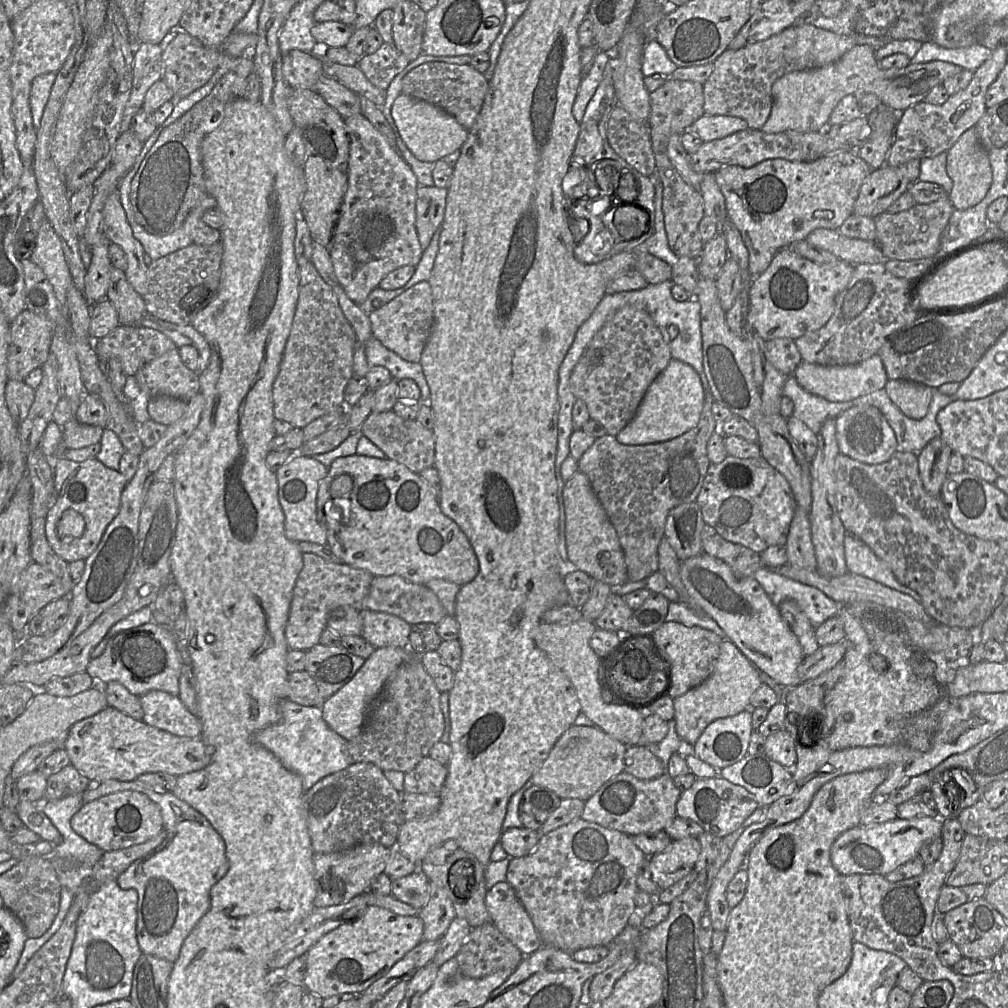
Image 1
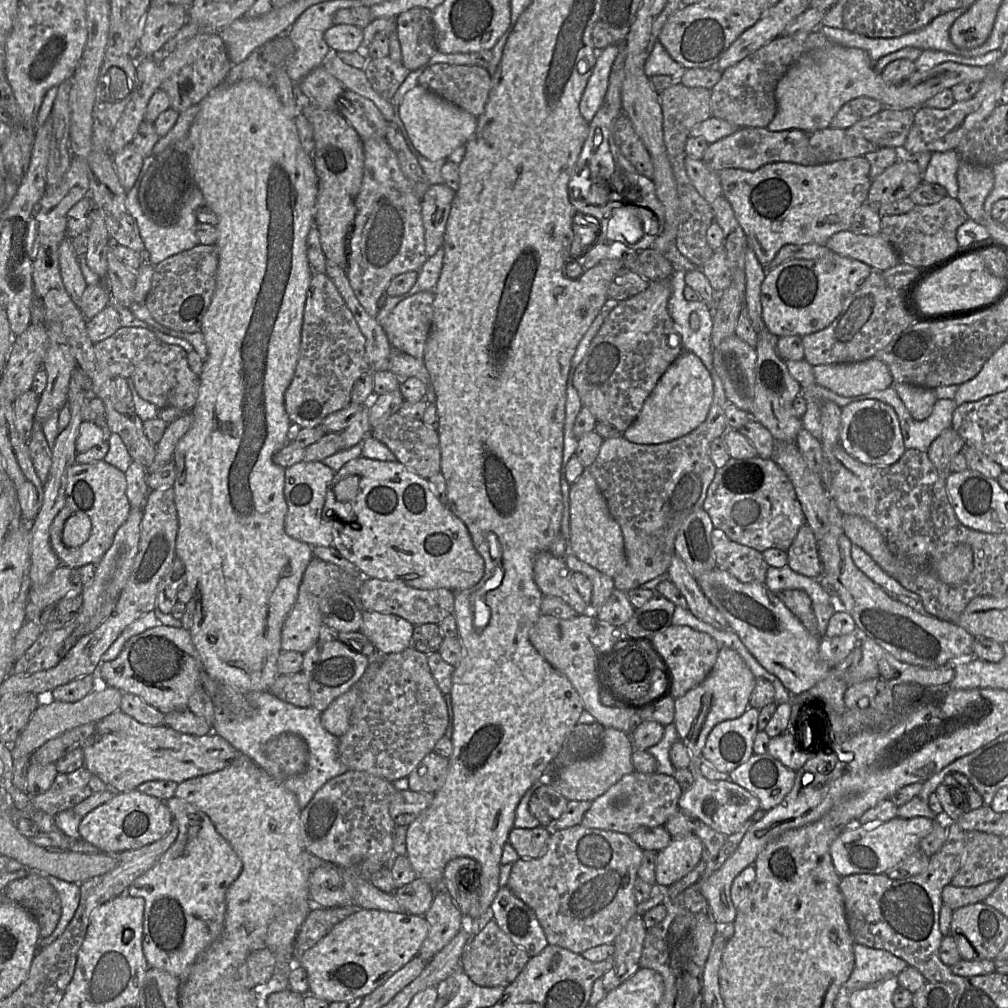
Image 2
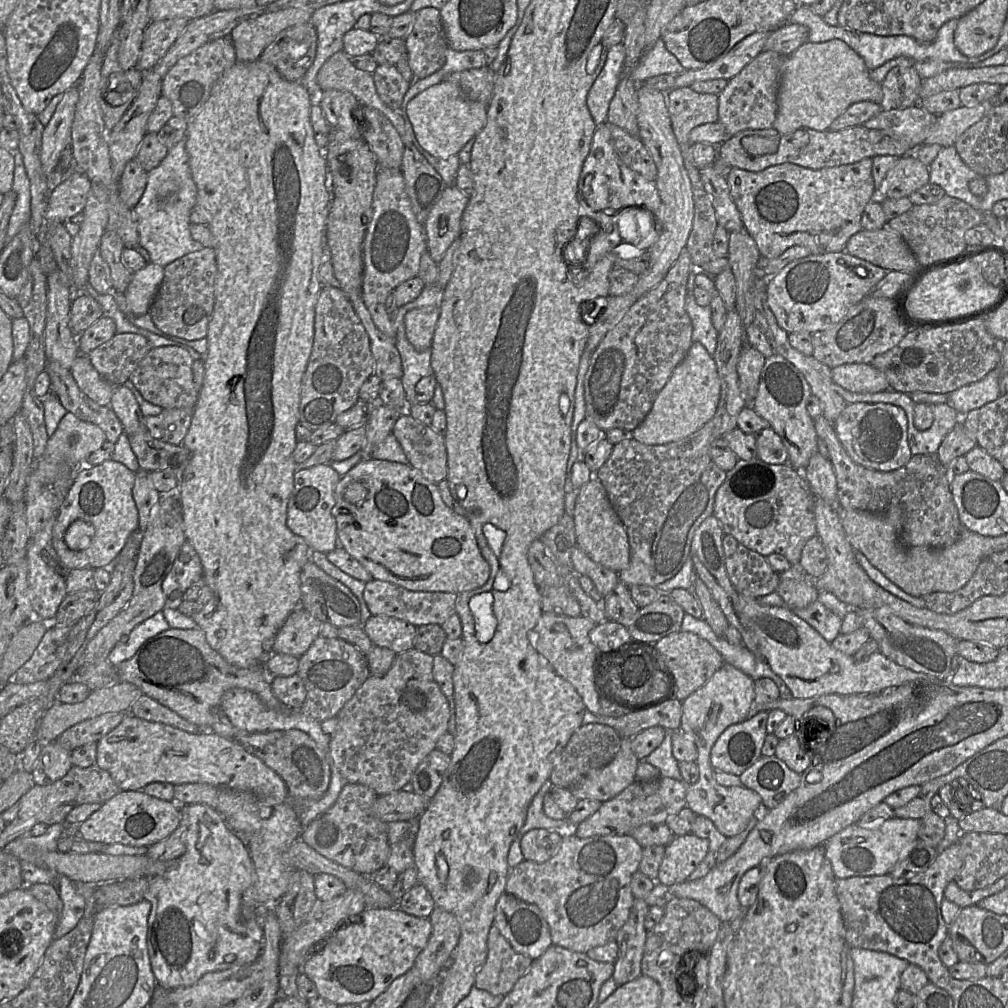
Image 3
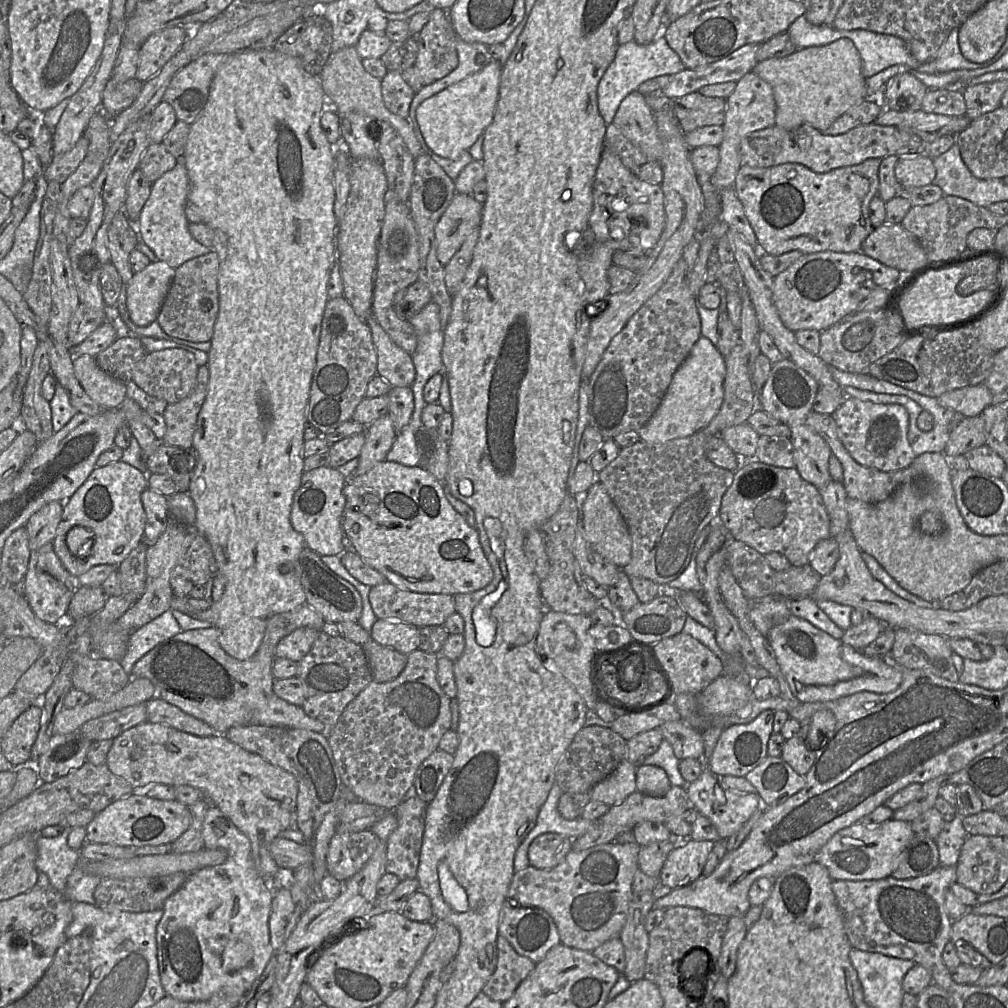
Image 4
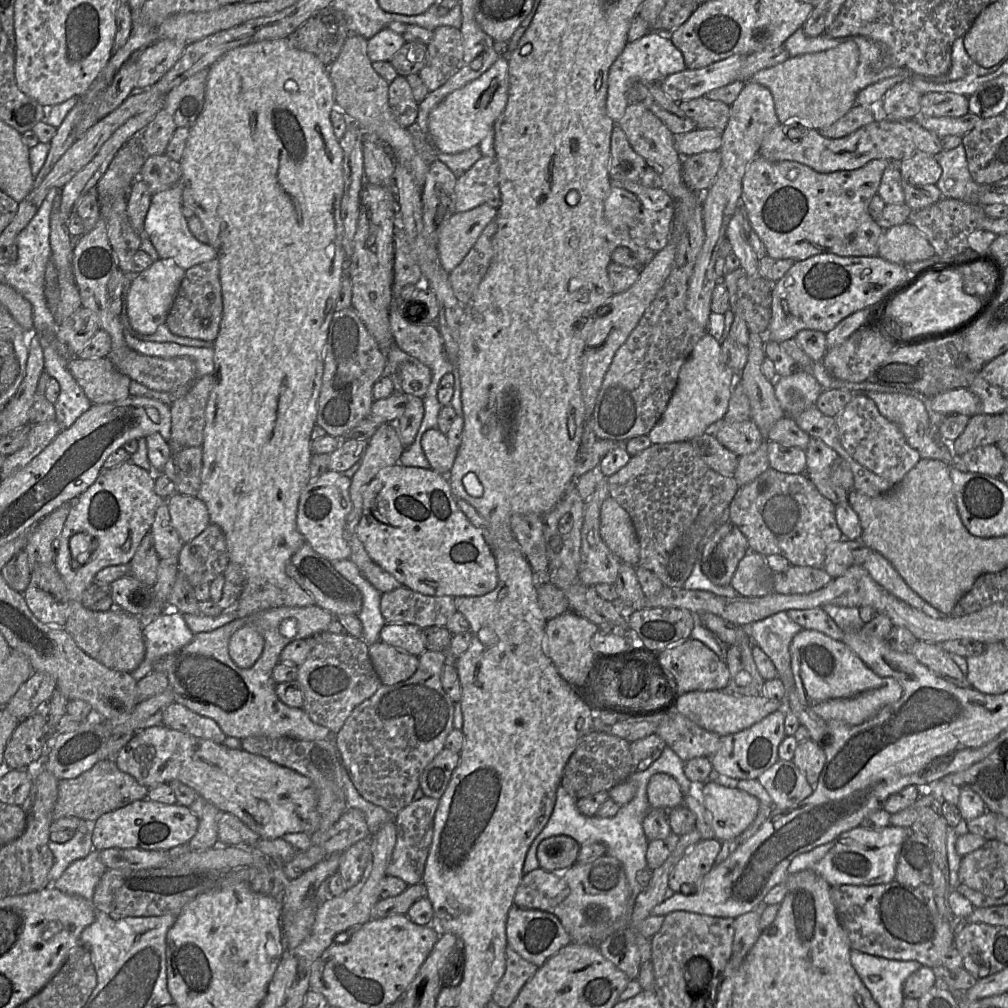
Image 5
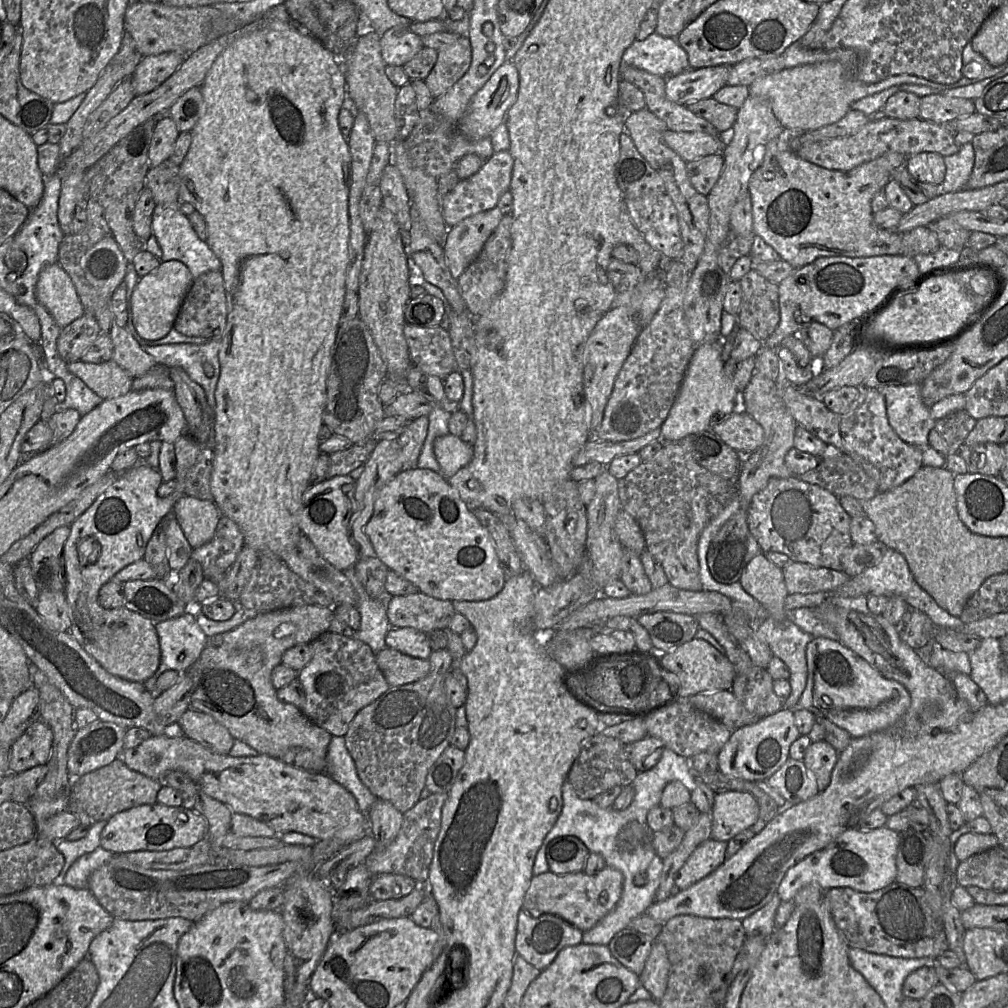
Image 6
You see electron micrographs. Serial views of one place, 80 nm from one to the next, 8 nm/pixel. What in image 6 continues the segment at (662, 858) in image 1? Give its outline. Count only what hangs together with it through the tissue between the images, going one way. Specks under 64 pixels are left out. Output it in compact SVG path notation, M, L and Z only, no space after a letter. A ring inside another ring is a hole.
M710 838L700 844L675 876L675 885L685 890L705 878L727 859L727 842Z

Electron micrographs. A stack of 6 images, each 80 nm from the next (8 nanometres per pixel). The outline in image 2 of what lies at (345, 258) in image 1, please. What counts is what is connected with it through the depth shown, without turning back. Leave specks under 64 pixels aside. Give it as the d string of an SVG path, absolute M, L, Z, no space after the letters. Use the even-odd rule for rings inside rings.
M384 138L363 140L363 150L363 178L355 199L356 215L348 239L345 272L362 307L376 318L378 300L386 294L391 280L405 272L418 272L428 257L425 254L421 201L401 170L395 152Z

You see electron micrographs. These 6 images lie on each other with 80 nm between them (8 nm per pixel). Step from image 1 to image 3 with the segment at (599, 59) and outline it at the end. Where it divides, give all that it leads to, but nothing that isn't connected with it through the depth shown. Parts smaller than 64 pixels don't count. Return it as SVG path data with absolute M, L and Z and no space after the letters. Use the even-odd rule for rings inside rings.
M622 43L608 48L603 69L587 95L587 106L597 125L608 122L610 102L624 74L625 47Z

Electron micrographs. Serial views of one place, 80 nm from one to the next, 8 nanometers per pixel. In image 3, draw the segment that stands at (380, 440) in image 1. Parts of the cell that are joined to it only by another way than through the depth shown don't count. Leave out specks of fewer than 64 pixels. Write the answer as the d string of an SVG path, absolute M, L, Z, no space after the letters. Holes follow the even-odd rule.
M407 412L397 419L391 433L401 445L408 464L438 484L447 476L447 453L443 435Z

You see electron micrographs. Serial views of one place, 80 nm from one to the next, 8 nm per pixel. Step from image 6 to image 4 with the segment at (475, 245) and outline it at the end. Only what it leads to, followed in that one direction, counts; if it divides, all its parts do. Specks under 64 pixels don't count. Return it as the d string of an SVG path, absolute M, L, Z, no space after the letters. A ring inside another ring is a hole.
M456 193L435 226L436 252L445 266L466 238L479 228L483 204L471 194Z

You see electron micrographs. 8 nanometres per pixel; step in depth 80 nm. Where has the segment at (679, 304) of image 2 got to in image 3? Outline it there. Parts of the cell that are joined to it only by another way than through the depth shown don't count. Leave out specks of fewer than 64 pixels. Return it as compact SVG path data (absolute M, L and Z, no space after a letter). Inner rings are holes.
M688 292L685 301L685 310L693 326L692 341L701 343L706 348L707 352L713 356L717 346L718 332L712 323L710 305L698 305L695 302L693 294Z

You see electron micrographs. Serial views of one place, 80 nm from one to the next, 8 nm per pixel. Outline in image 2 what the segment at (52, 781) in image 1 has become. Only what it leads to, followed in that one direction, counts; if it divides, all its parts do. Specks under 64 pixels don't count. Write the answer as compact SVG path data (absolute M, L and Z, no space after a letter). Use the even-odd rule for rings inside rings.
M81 767L72 772L58 773L47 791L30 797L30 800L34 808L54 817L59 812L73 809L92 794L108 788L98 776Z

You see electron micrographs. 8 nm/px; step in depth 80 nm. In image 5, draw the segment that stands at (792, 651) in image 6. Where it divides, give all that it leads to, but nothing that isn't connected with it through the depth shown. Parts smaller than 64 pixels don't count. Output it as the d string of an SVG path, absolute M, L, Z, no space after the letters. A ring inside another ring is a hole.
M786 611L745 624L743 627L749 635L752 635L754 642L774 663L778 677L782 680L785 687L785 696L780 701L781 709L790 709L787 706L787 693L793 686L790 644L794 636L803 627L791 620Z

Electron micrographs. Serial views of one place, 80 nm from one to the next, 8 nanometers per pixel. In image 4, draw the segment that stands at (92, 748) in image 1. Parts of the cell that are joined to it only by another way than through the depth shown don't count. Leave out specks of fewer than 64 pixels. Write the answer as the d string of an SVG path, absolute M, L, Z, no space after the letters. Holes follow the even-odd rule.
M148 721L133 726L115 737L105 764L113 774L125 779L135 792L142 792L153 784L188 785L199 789L204 799L221 810L249 838L255 867L272 890L289 885L289 873L282 872L270 854L272 841L295 825L298 784L288 771L269 763L255 753L244 750L223 734L196 736L161 723Z

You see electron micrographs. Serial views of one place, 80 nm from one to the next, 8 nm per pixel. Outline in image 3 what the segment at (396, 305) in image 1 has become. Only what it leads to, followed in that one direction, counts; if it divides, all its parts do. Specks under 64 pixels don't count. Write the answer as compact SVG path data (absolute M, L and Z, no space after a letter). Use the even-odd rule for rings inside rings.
M434 306L415 308L405 313L405 334L417 351L430 348L438 318L439 308Z

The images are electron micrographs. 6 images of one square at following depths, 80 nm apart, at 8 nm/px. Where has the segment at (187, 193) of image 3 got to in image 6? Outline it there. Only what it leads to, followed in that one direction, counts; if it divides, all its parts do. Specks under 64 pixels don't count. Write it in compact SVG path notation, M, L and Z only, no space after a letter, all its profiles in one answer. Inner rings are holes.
M156 205L152 217L152 235L162 250L161 262L177 260L190 270L194 278L209 271L221 271L221 262L206 241L202 241L194 231L189 218L180 210Z

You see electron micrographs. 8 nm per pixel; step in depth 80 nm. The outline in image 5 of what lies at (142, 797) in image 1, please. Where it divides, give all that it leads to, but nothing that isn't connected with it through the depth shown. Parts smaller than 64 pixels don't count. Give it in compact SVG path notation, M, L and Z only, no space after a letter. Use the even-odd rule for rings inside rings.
M147 798L101 815L92 823L92 842L98 851L107 848L169 850L187 844L197 832L198 824L197 816L189 807L178 803L164 804Z

